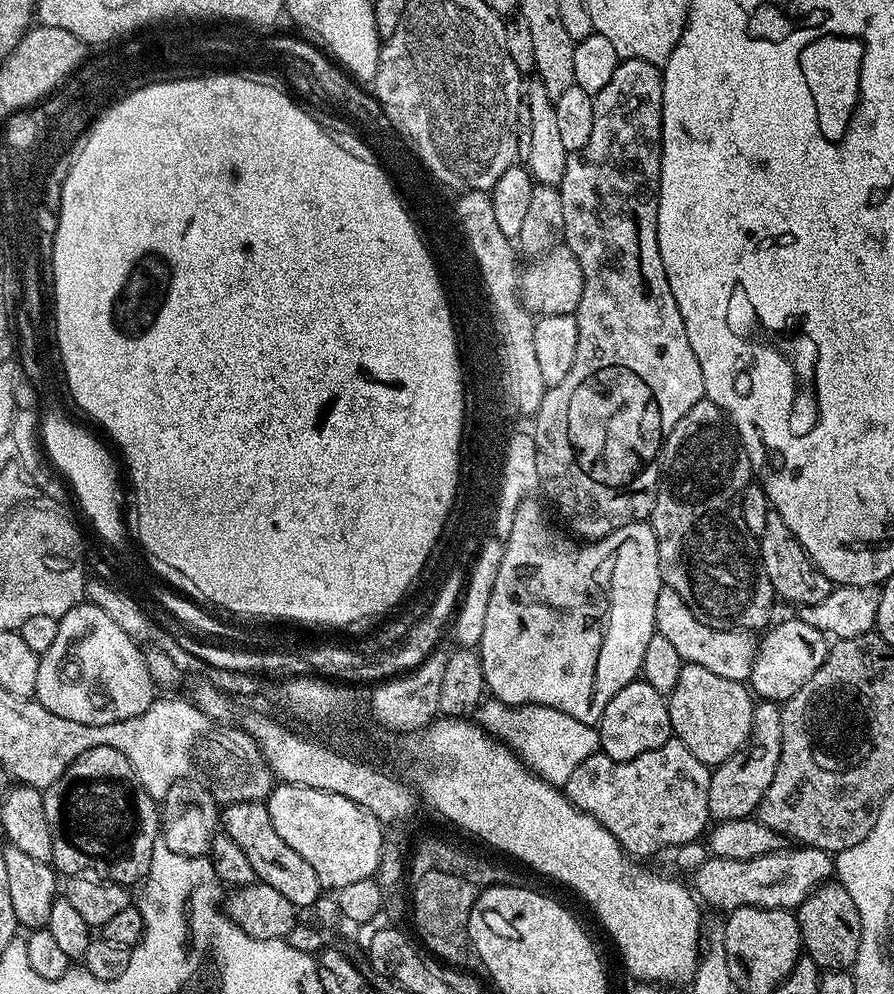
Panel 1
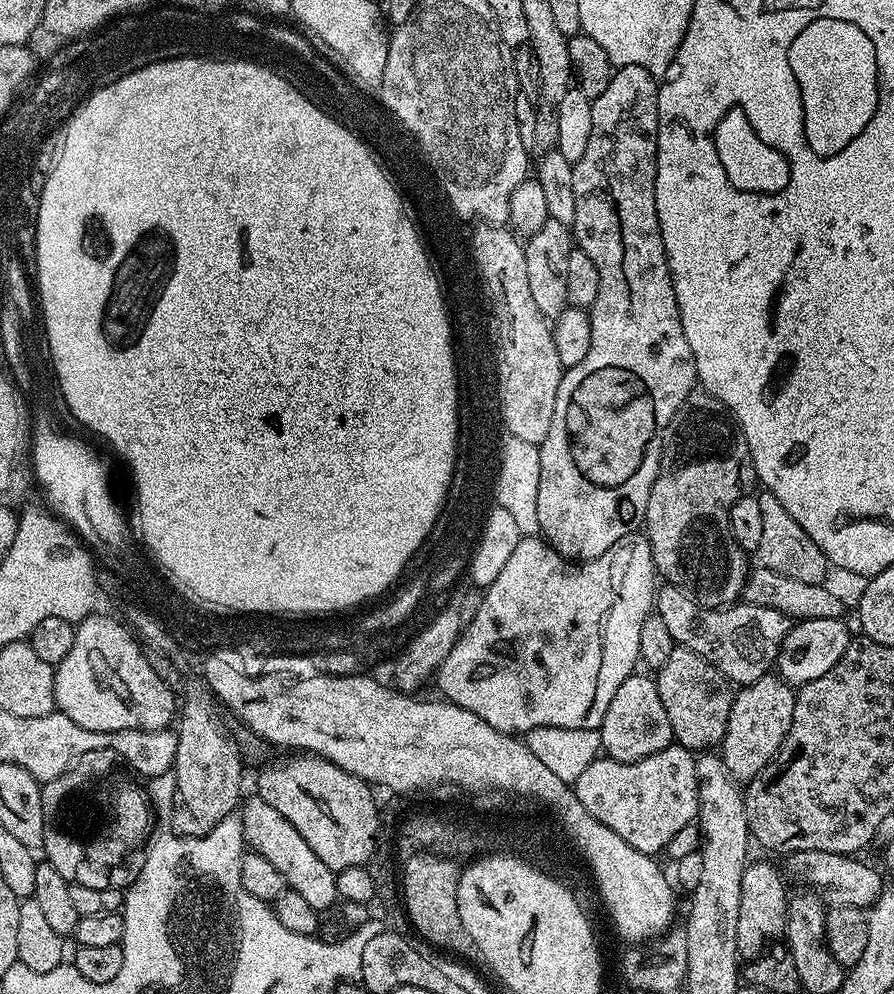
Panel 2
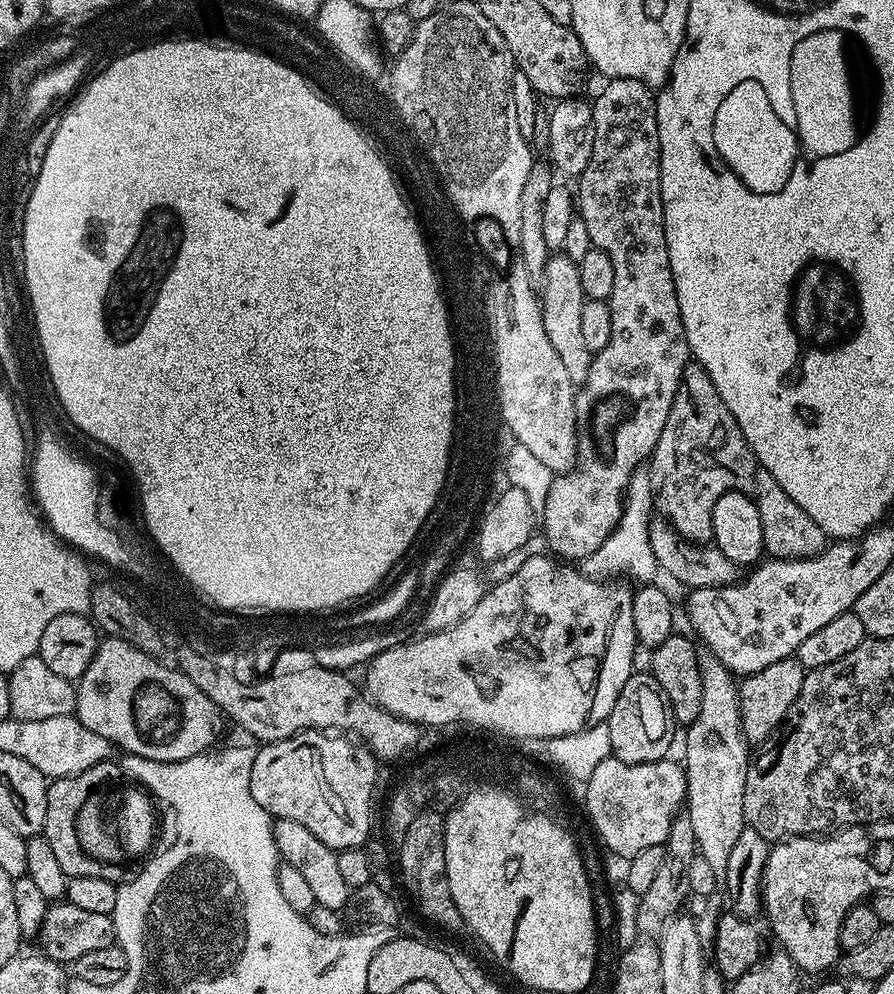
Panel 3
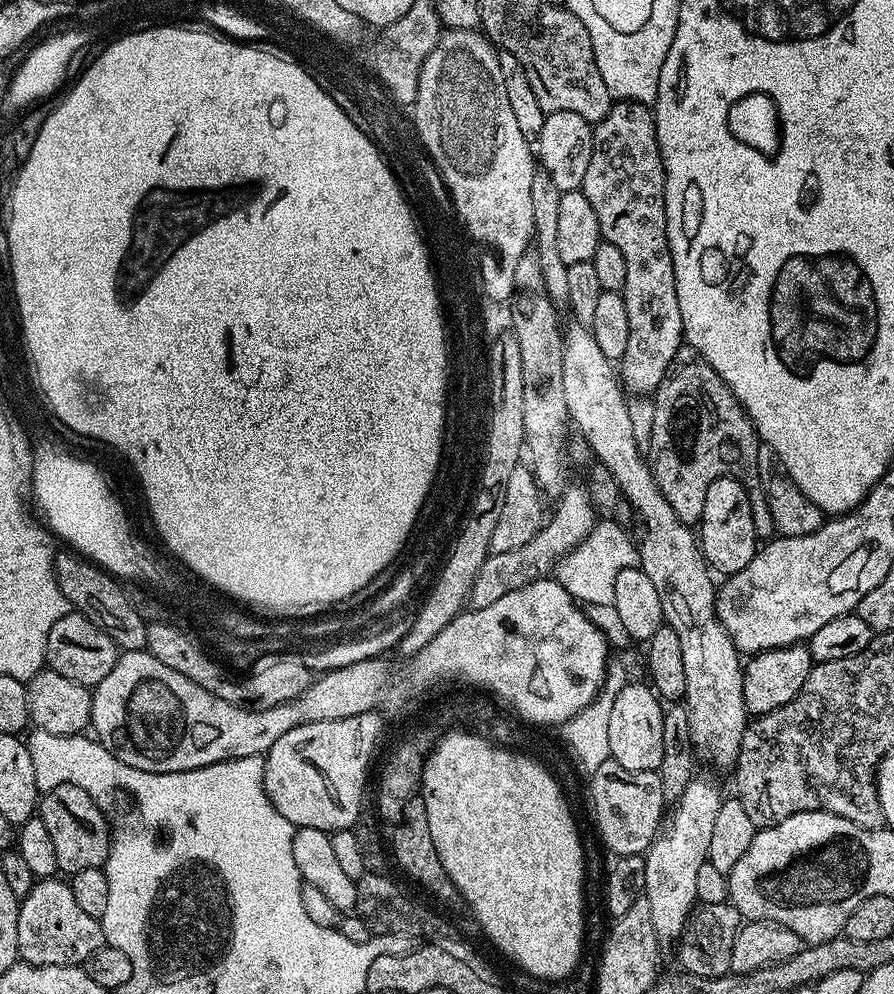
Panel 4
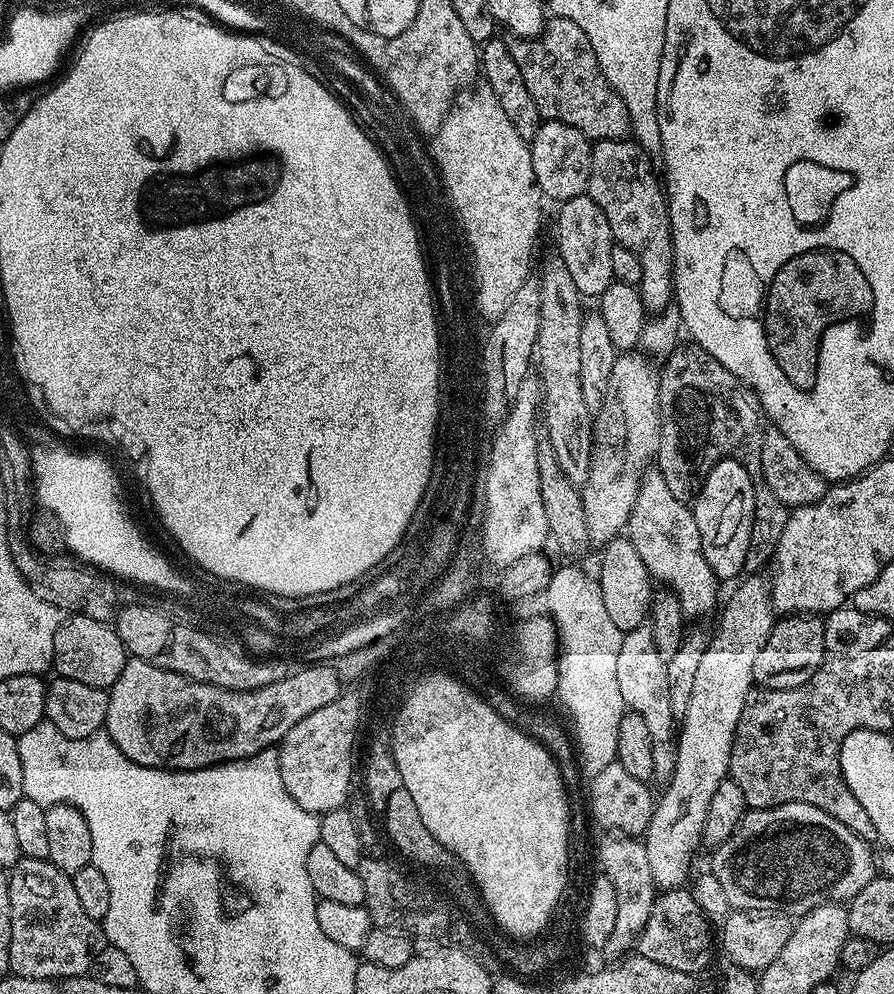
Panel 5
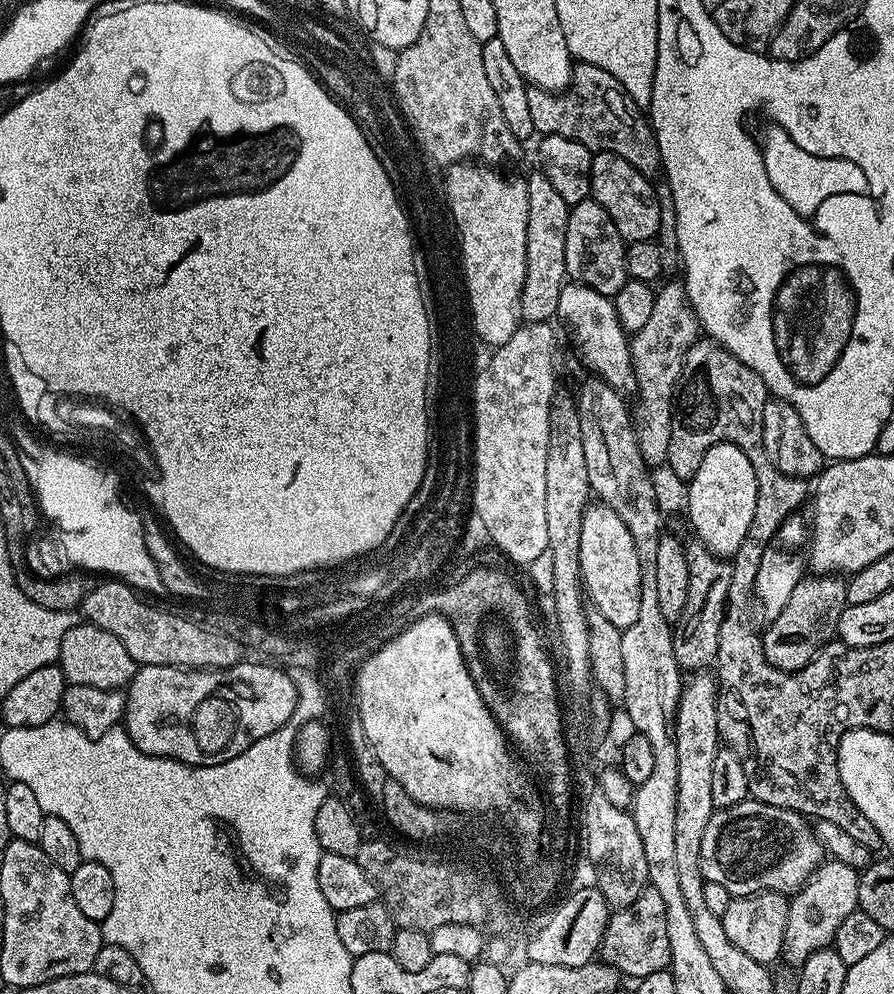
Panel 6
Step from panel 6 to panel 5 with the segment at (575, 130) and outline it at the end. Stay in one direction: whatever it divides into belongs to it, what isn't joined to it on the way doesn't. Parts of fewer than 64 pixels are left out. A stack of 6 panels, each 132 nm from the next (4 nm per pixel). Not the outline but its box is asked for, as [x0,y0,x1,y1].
[508,16,632,142]

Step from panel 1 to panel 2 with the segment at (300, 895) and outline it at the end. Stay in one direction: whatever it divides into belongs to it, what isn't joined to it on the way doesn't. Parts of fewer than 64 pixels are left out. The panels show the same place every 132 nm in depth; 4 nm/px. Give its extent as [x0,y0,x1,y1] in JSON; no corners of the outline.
[238,795,338,912]

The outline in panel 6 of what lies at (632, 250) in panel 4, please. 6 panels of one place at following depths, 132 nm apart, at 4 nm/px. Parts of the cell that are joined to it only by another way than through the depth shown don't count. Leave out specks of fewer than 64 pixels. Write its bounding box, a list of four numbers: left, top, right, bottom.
[590,152,659,244]

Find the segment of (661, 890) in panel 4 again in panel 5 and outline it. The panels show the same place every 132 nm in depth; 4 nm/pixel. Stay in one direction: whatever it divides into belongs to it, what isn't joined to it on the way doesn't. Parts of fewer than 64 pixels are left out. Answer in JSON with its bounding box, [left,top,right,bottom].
[643,576,776,890]

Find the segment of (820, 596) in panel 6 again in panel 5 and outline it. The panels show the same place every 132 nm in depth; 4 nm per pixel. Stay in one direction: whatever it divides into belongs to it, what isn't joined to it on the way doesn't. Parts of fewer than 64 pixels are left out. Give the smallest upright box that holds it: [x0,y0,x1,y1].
[753,614,824,690]

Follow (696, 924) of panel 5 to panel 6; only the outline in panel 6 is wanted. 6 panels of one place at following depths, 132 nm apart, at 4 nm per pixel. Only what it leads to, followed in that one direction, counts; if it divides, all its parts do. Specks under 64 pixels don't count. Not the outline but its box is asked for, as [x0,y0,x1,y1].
[598,886,670,978]

